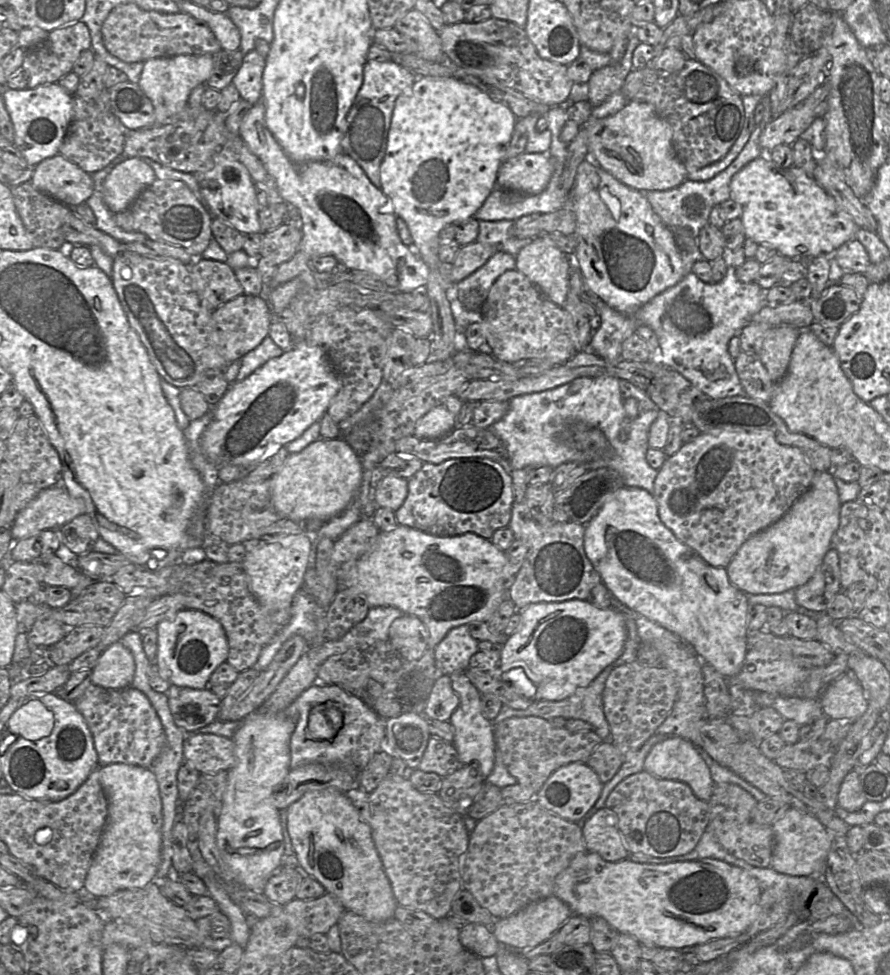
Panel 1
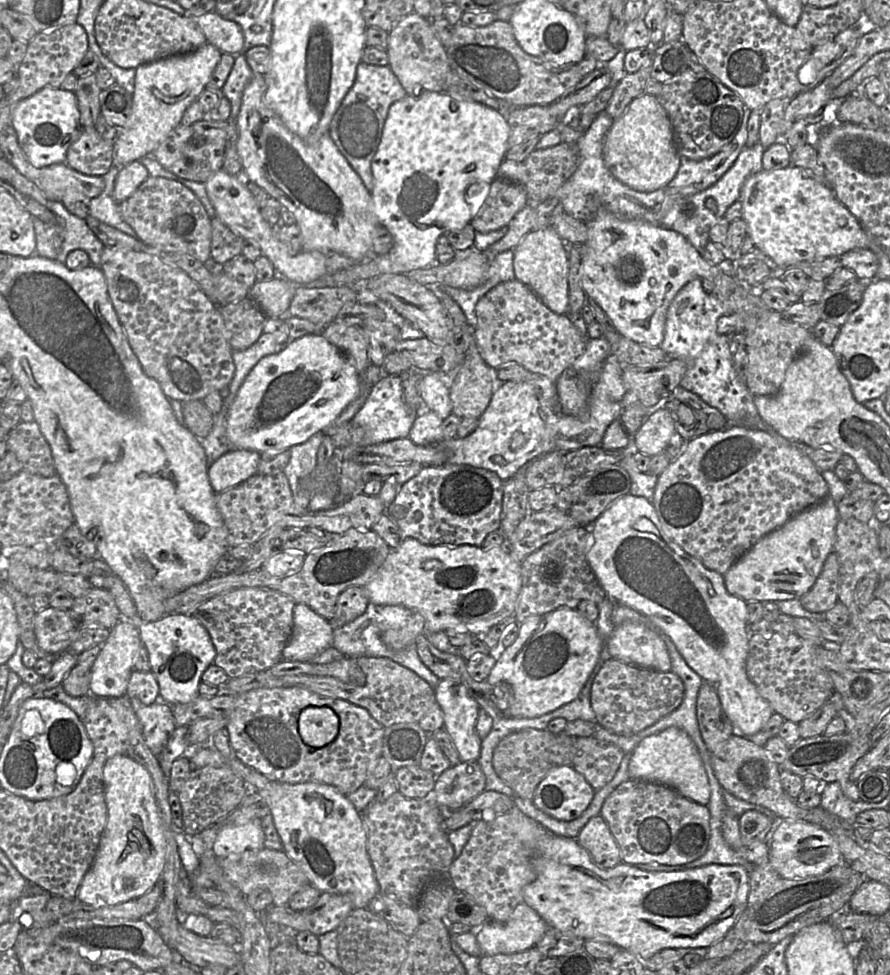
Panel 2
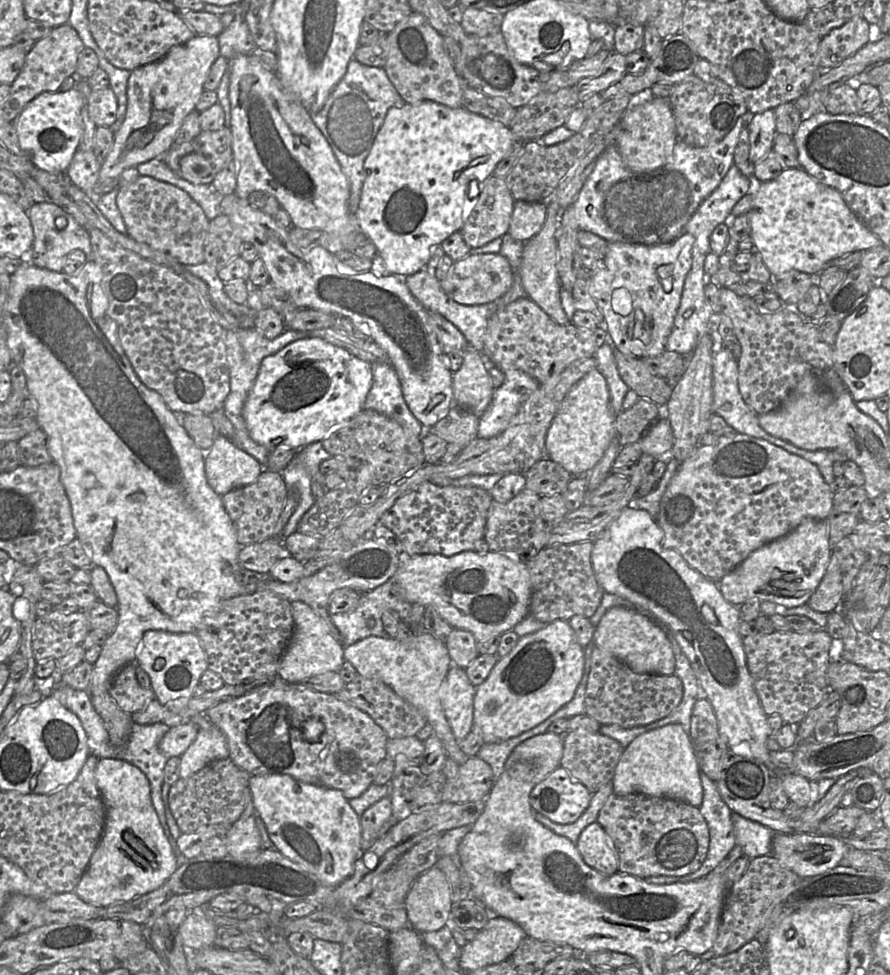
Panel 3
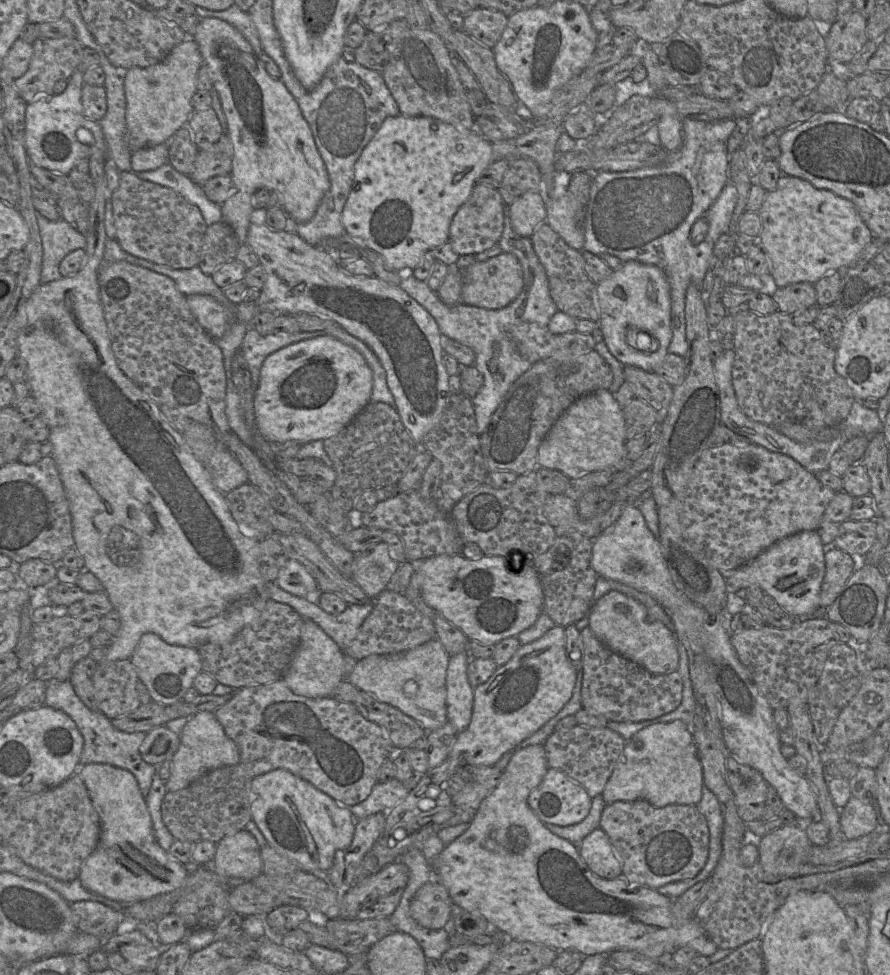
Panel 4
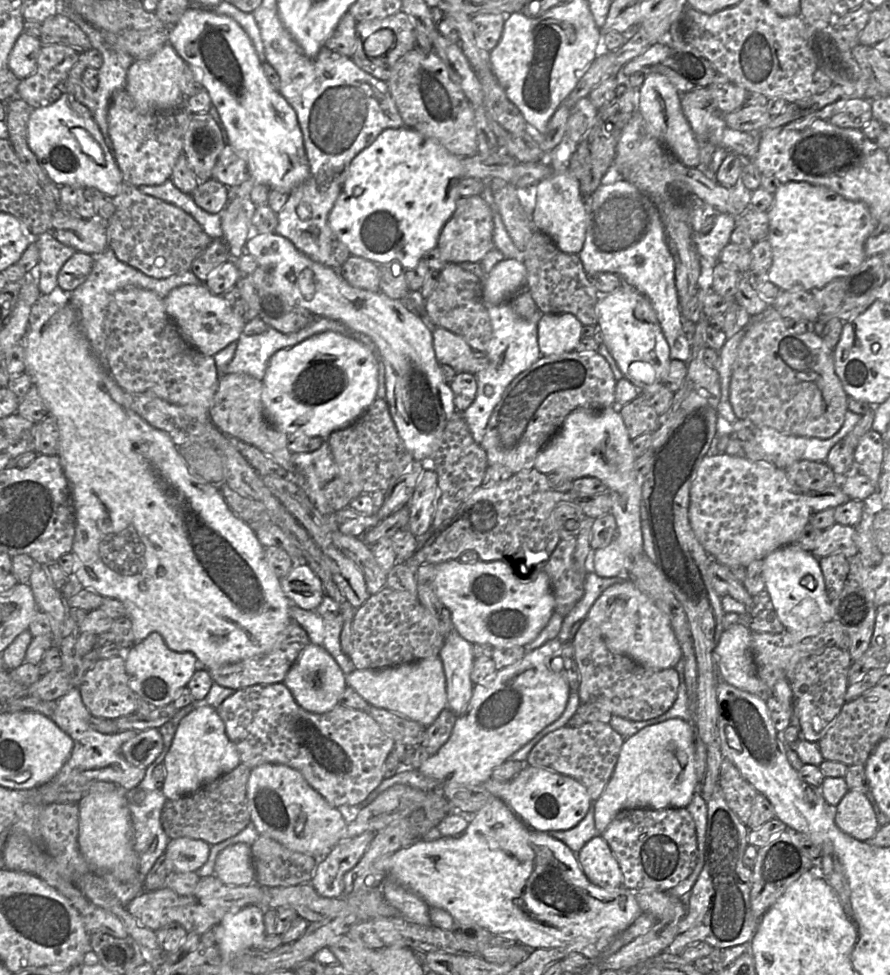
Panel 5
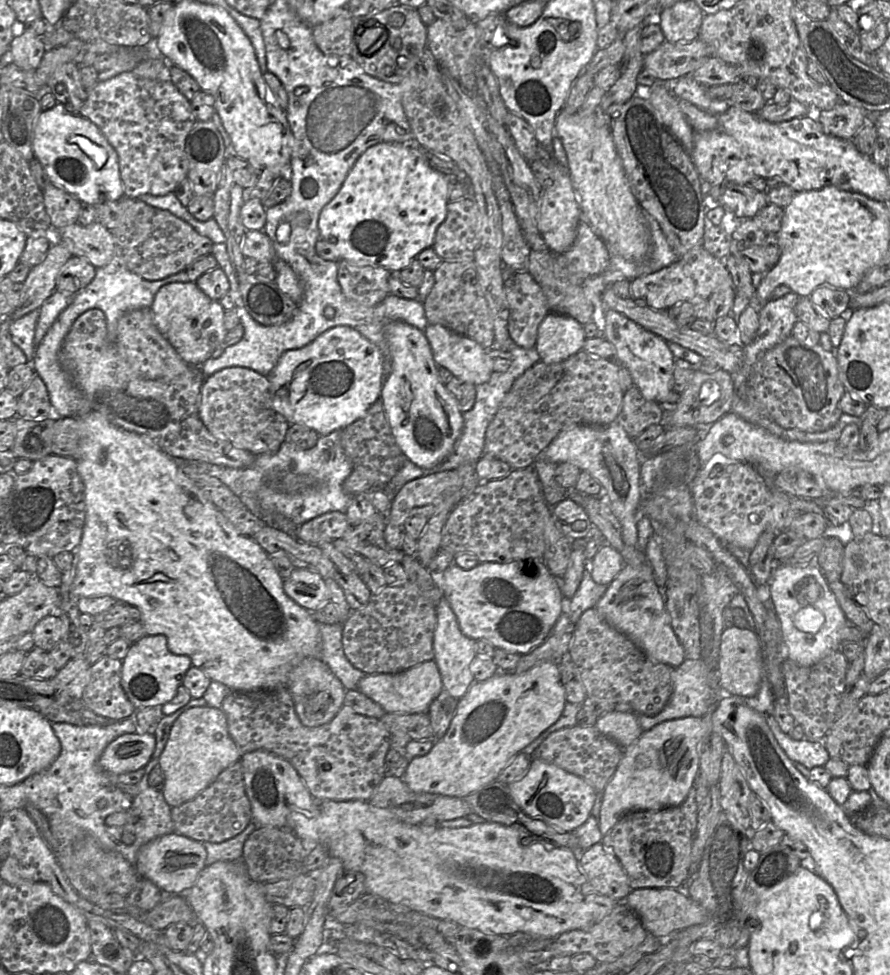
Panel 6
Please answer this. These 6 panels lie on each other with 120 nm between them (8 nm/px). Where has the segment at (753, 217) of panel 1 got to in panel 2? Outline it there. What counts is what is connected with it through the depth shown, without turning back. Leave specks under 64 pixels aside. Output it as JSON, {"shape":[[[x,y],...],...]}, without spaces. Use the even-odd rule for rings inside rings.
{"shape":[[[799,167],[760,170],[743,183],[739,195],[747,235],[775,267],[802,261],[840,257],[857,249],[870,249],[871,235],[836,198],[833,191]]]}

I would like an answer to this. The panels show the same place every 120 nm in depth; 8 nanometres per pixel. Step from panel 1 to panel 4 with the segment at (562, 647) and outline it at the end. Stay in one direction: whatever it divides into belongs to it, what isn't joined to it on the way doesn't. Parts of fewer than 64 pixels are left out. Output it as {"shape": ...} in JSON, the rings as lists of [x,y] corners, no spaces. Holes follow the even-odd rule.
{"shape":[[[554,626],[538,640],[521,645],[513,657],[499,666],[486,683],[474,688],[474,703],[468,727],[459,732],[451,750],[467,766],[494,766],[500,758],[529,738],[570,700],[576,684],[576,671],[566,656],[565,627]]]}

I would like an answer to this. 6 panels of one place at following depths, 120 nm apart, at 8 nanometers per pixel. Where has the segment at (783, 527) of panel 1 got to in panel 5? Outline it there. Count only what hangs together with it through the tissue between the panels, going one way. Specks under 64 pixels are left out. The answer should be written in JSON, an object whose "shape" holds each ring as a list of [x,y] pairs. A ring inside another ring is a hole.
{"shape":[[[790,543],[769,553],[762,560],[762,577],[765,582],[765,590],[768,591],[774,610],[786,632],[800,635],[800,637],[813,637],[821,632],[827,622],[834,620],[832,601],[827,595],[819,558],[815,557],[812,552],[803,550],[795,543]]]}

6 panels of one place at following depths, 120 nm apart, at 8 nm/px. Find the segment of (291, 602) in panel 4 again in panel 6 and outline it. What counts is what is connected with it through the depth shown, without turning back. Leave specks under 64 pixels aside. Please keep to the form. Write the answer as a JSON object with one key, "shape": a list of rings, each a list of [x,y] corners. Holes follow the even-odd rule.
{"shape":[[[342,623],[318,624],[318,628],[321,637],[319,659],[329,666],[346,691],[357,689],[358,682],[366,674],[353,667],[344,654]]]}

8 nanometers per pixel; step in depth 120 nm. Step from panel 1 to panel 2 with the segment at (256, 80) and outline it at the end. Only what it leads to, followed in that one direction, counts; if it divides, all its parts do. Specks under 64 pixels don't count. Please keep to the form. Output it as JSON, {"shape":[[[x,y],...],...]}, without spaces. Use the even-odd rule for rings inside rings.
{"shape":[[[244,53],[235,55],[233,68],[221,89],[221,93],[231,103],[230,119],[237,119],[245,87],[250,82],[254,72],[248,65]]]}

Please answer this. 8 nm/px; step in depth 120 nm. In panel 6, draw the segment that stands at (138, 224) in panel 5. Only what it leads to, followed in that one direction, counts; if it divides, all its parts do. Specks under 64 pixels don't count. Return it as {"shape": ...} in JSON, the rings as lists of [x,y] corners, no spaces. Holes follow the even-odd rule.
{"shape":[[[126,196],[117,201],[121,209],[121,224],[109,231],[114,239],[115,257],[121,259],[131,272],[149,281],[161,280],[185,270],[197,258],[212,253],[214,243],[208,237],[200,235],[190,224],[170,212]]]}

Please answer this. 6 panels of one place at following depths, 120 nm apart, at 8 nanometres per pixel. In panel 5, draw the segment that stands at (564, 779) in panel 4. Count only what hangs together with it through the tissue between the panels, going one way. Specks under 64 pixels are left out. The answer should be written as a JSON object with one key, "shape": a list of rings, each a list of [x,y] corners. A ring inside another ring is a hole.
{"shape":[[[524,765],[522,770],[507,782],[490,778],[483,786],[493,796],[505,802],[523,823],[538,832],[565,831],[575,827],[586,816],[592,802],[586,787],[576,779],[531,765]]]}

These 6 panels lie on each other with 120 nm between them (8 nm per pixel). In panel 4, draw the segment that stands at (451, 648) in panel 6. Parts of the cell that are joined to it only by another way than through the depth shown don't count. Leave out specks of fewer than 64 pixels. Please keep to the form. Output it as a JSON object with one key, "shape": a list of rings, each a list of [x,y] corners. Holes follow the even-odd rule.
{"shape":[[[469,651],[450,656],[446,674],[447,717],[458,732],[468,727],[473,711],[474,687],[467,674],[470,659]]]}

